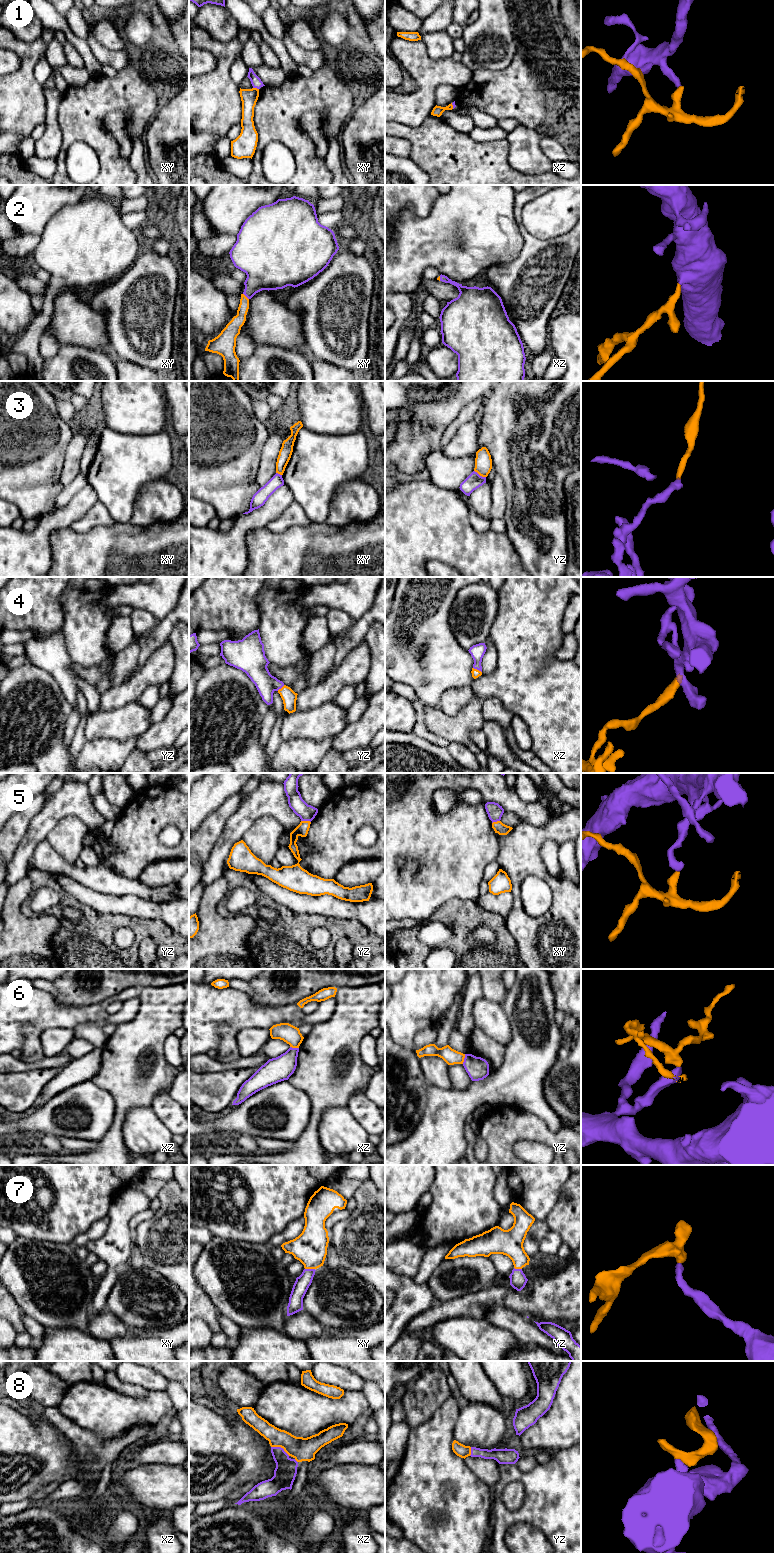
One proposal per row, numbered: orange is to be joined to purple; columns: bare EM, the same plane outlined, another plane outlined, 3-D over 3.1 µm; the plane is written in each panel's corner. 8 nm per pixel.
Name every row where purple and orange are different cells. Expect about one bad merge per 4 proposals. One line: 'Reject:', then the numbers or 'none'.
Reject: 1, 3, 5, 6

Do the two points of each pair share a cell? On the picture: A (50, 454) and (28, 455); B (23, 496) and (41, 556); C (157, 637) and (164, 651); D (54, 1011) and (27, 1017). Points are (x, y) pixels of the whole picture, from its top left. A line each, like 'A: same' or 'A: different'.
A: same
B: different
C: different
D: same

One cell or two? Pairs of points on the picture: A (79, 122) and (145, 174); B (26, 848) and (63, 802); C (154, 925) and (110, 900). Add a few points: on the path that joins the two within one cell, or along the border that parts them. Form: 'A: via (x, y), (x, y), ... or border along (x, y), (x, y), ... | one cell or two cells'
A: border along (127, 159), (130, 168), (136, 174) | two cells
B: via (33, 837), (40, 825), (52, 813) | one cell
C: border along (118, 913), (134, 917), (160, 919), (164, 922) | two cells

